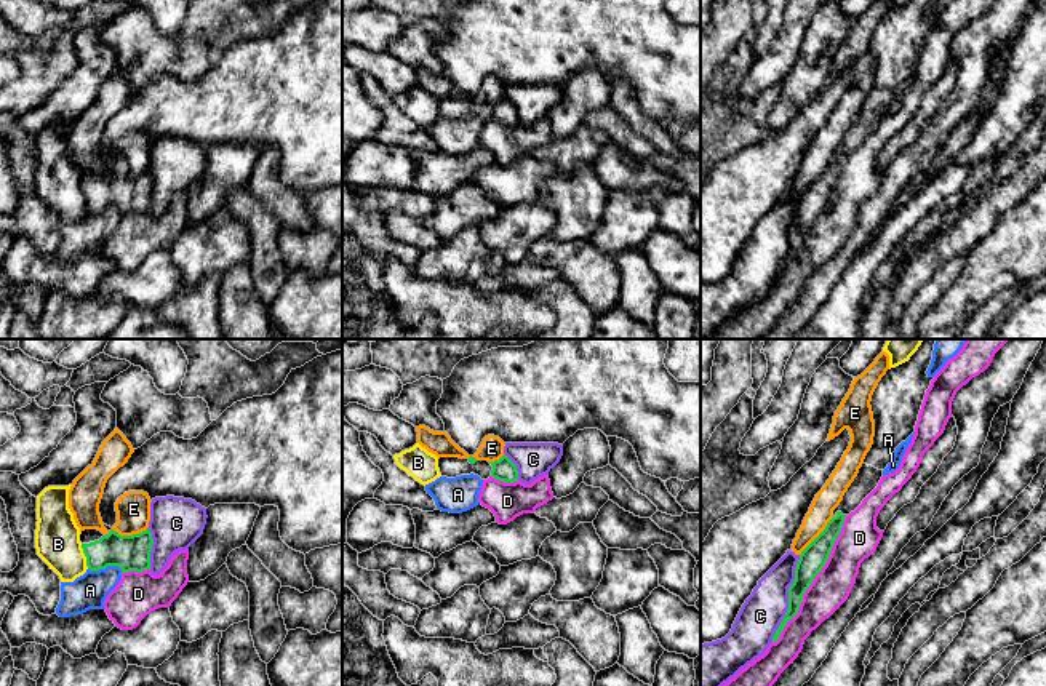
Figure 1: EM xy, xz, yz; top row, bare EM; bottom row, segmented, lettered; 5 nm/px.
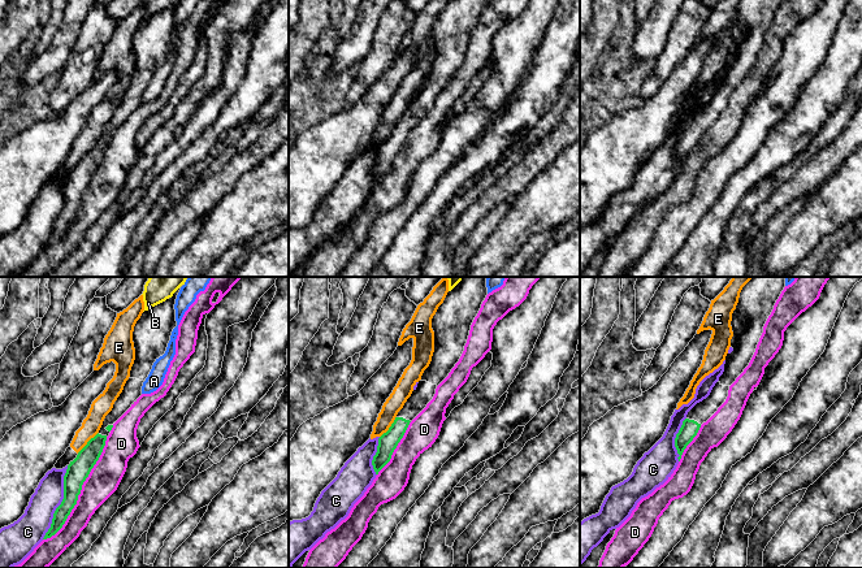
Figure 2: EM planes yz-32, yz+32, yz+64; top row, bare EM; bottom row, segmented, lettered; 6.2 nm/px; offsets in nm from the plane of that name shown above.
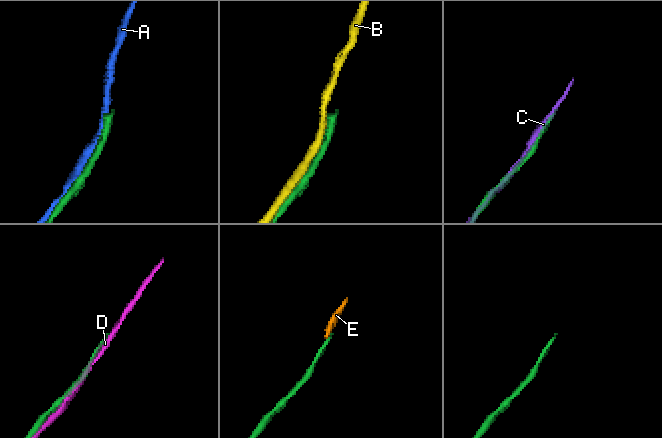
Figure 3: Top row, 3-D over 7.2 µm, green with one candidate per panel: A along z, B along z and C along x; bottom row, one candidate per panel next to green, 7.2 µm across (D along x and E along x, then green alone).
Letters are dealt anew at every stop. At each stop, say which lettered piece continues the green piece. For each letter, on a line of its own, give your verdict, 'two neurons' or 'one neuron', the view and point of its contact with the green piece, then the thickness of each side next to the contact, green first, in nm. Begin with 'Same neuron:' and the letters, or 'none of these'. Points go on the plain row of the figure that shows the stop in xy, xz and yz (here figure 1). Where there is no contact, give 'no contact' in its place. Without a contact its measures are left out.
Same neuron: none of these
A: two neurons; meets green in xy at (106, 208); 180 nm thick on the green side, 180 nm on the other
B: two neurons; meets green in xy at (85, 197); 180 nm thick on the green side, 220 nm on the other
C: two neurons; meets green in yz at (789, 240); 140 nm thick on the green side, 220 nm on the other
D: two neurons; meets green in yz at (813, 221); 140 nm thick on the green side, 190 nm on the other
E: two neurons; meets green in yz at (818, 178); 140 nm thick on the green side, 120 nm on the other

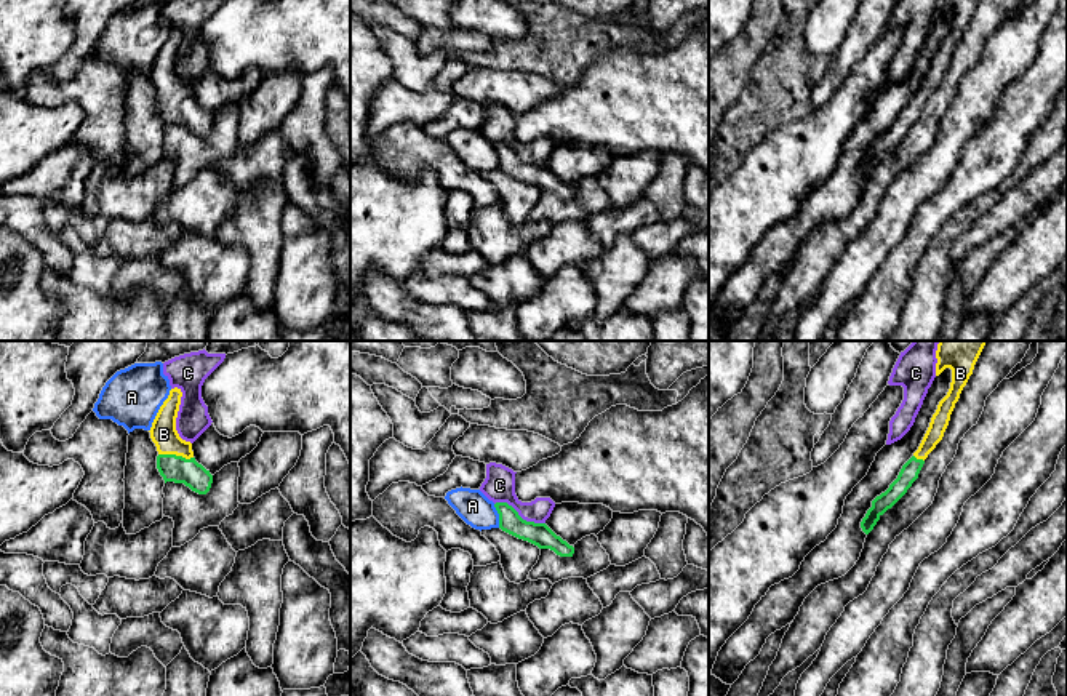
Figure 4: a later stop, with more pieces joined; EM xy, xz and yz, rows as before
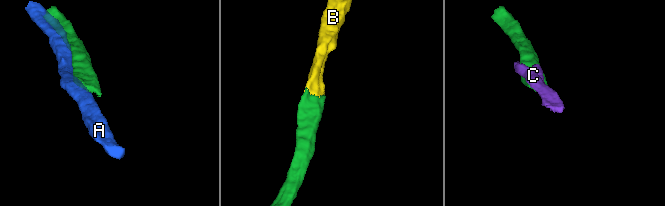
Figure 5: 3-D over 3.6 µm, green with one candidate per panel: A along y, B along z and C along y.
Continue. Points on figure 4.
Same neuron: B
A: two neurons; meets green in xz at (499, 157); 120 nm thick on the green side, 170 nm on the other
B: one neuron; meets green in xy at (175, 96); 140 nm thick on the green side, 140 nm on the other
C: two neurons; meets green in xz at (519, 157); 120 nm thick on the green side, 160 nm on the other

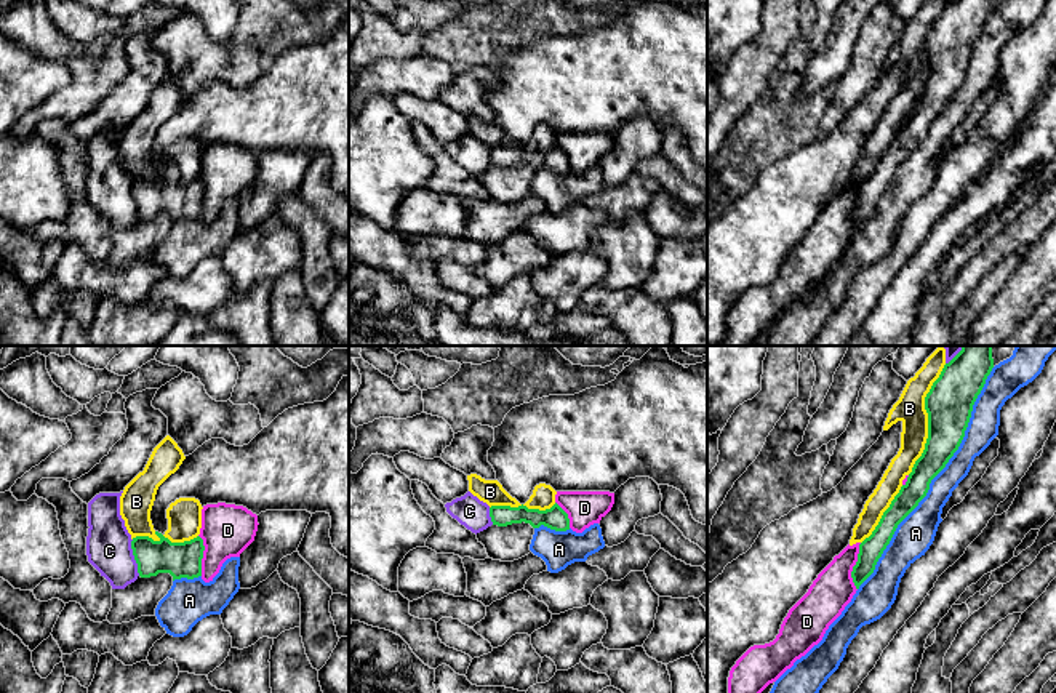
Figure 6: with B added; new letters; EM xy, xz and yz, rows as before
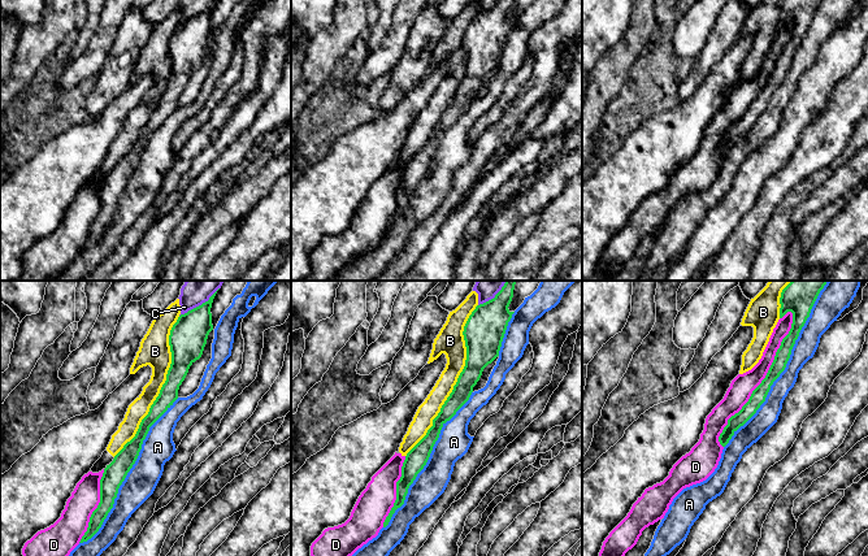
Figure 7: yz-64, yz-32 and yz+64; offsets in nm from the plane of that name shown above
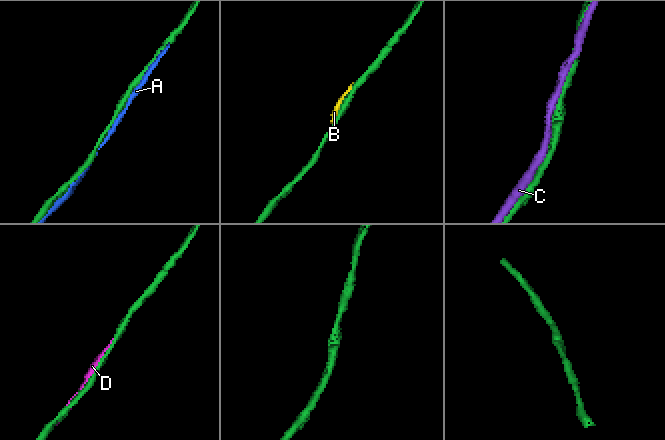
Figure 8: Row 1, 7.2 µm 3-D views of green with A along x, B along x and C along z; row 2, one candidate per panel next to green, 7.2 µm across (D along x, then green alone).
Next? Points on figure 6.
Same neuron: none of these
A: two neurons; meets green in yz at (933, 119); 190 nm thick on the green side, 170 nm on the other
B: two neurons; meets green in yz at (928, 61); 240 nm thick on the green side, 150 nm on the other
C: two neurons; meets green in xy at (135, 199); 180 nm thick on the green side, 220 nm on the other
D: two neurons; meets green in yz at (853, 208); 120 nm thick on the green side, 200 nm on the other

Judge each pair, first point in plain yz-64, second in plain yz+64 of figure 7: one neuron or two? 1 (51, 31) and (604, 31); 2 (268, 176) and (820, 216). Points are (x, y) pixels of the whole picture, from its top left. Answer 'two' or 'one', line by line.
1: two
2: two

